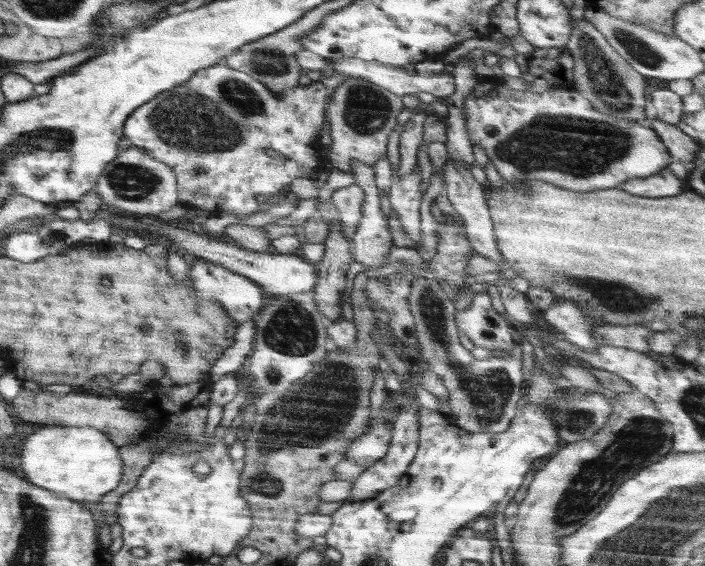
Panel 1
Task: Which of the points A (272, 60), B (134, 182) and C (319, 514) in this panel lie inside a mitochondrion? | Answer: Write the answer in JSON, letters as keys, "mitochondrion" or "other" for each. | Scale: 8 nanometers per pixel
{"A":"mitochondrion","B":"mitochondrion","C":"other"}

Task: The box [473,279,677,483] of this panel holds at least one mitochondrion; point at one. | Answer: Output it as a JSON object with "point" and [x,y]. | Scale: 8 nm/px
{"point":[579,421]}

